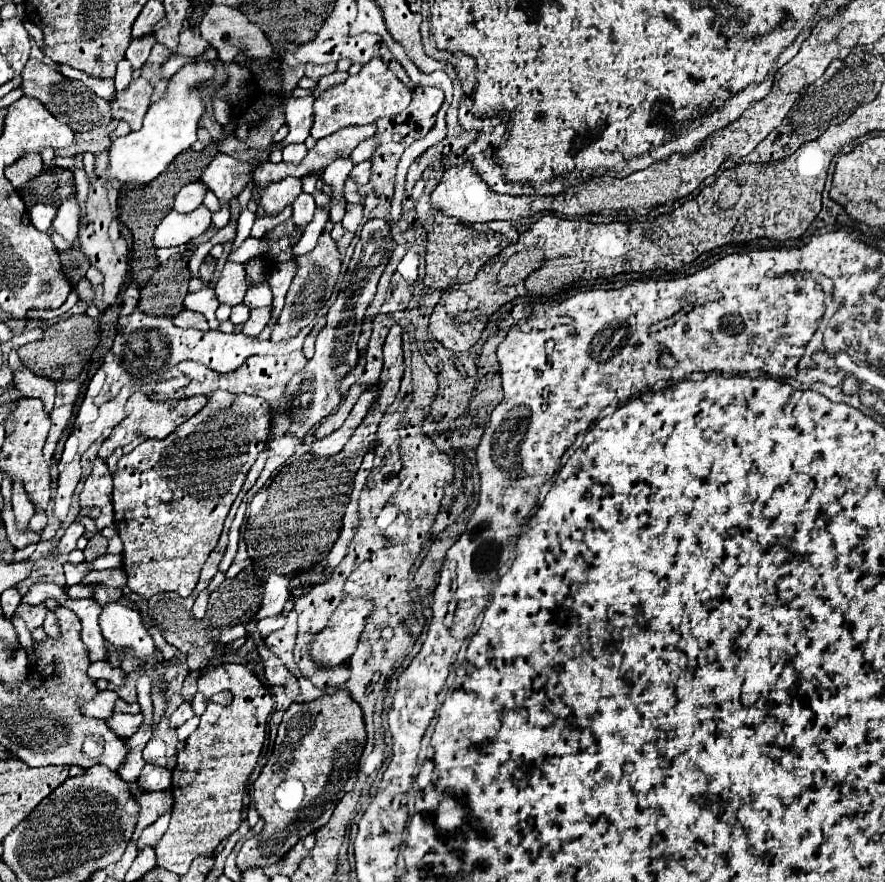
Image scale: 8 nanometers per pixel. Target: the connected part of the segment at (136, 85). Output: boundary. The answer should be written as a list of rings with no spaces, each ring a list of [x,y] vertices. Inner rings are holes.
[[[140,77],[132,81],[128,89],[114,93],[114,97],[108,101],[112,117],[126,121],[132,129],[138,129],[142,125],[146,109],[150,107],[150,95],[152,85],[146,79]]]

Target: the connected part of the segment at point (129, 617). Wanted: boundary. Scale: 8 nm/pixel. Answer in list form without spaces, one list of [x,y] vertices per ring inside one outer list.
[[[108,603],[100,613],[100,629],[106,641],[120,651],[132,651],[136,659],[146,661],[156,653],[156,645],[142,625],[140,613],[120,603]]]

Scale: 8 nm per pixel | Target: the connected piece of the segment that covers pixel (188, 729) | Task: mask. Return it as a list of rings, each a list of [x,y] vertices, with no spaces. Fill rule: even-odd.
[[[192,717],[192,719],[186,721],[182,727],[176,729],[176,735],[178,735],[178,741],[180,741],[180,743],[184,743],[184,741],[192,735],[192,731],[198,727],[198,721],[200,721],[198,717]]]

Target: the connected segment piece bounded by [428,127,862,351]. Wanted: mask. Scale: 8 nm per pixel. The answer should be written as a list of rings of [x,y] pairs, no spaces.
[[[828,127],[818,139],[810,143],[808,157],[798,157],[798,161],[794,161],[794,169],[790,173],[778,175],[778,161],[742,163],[734,169],[724,169],[694,199],[686,201],[684,205],[680,205],[668,215],[660,215],[644,223],[636,221],[636,223],[594,225],[594,223],[580,221],[580,219],[576,221],[576,219],[564,219],[556,215],[544,215],[528,231],[524,231],[516,243],[508,245],[504,251],[500,251],[500,255],[484,263],[472,283],[462,283],[452,289],[446,289],[440,297],[440,303],[434,307],[430,315],[428,329],[434,335],[434,339],[440,341],[446,349],[466,351],[480,339],[480,333],[486,327],[488,317],[500,305],[512,301],[518,295],[554,295],[556,291],[566,289],[574,285],[574,281],[582,281],[584,277],[586,277],[584,281],[588,281],[588,279],[607,279],[610,275],[621,273],[644,274],[656,271],[656,269],[674,271],[674,269],[681,269],[684,265],[688,265],[704,251],[712,251],[728,243],[746,243],[758,237],[768,237],[776,241],[788,241],[792,237],[800,237],[822,209],[820,195],[824,189],[824,181],[826,181],[826,173],[828,173],[828,165],[832,157],[842,149],[842,145],[850,145],[858,137],[862,135],[832,135],[832,127]]]

